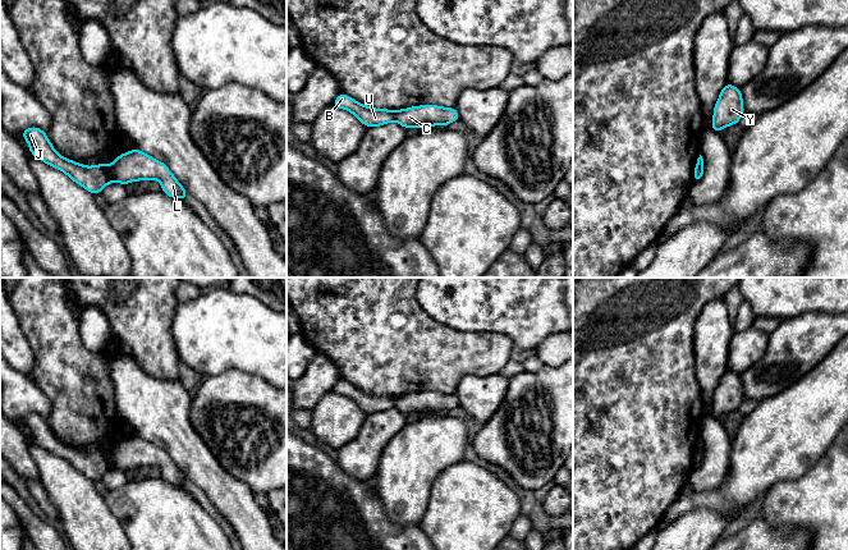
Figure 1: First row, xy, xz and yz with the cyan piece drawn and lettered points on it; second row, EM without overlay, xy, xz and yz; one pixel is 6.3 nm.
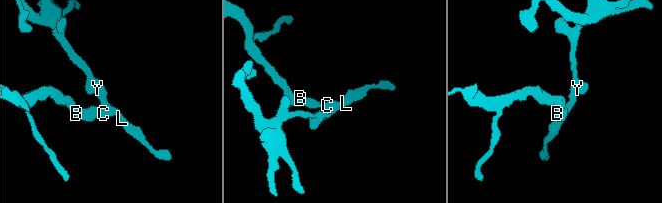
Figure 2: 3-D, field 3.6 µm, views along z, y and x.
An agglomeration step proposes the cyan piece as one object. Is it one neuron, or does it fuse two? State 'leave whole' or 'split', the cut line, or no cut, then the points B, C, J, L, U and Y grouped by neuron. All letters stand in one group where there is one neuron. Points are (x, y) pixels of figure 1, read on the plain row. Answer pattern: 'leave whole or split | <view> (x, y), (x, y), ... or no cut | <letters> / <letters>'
split | xy (108, 454), (110, 467) | B J U / C L Y

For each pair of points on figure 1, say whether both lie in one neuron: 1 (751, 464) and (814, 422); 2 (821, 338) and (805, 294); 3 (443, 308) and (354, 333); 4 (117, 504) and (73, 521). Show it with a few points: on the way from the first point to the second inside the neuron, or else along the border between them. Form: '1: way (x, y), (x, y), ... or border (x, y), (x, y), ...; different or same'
1: way (766, 450), (798, 425); same
2: border (834, 312), (803, 312), (782, 319); different
3: border (416, 290), (418, 305), (439, 322), (453, 329); different
4: border (102, 496), (108, 508), (125, 532); different

